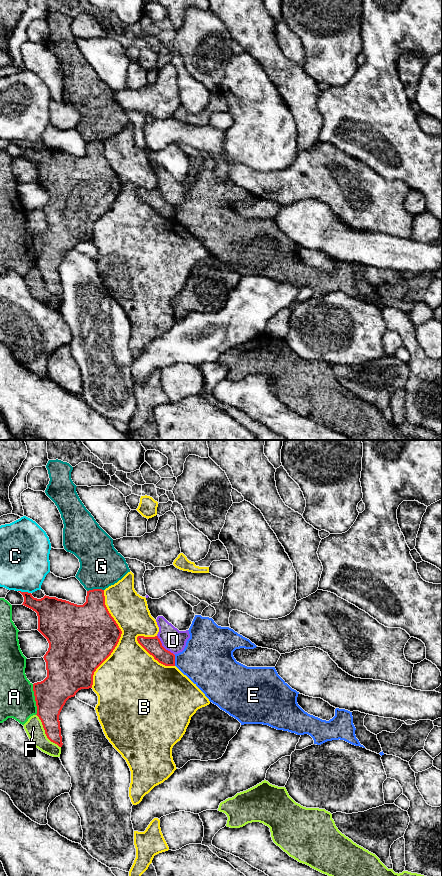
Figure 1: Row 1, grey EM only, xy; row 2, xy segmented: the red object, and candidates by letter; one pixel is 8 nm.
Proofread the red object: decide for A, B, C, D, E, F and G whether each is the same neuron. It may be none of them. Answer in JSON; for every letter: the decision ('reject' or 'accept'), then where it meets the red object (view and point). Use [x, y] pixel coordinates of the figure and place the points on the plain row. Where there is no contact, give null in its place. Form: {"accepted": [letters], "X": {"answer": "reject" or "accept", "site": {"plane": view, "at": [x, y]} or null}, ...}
{"accepted": [], "A": {"answer": "reject", "site": {"plane": "xy", "at": [35, 251]}}, "B": {"answer": "reject", "site": {"plane": "xy", "at": [119, 190]}}, "C": {"answer": "reject", "site": {"plane": "xy", "at": [24, 144]}}, "D": {"answer": "reject", "site": {"plane": "xy", "at": [162, 198]}}, "E": {"answer": "reject", "site": {"plane": "xy", "at": [174, 212]}}, "F": {"answer": "reject", "site": {"plane": "xy", "at": [45, 284]}}, "G": {"answer": "reject", "site": {"plane": "xy", "at": [95, 141]}}}

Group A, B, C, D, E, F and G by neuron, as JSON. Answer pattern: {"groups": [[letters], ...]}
{"groups": [["A"], ["B"], ["C"], ["D"], ["E"], ["F"], ["G"]]}

